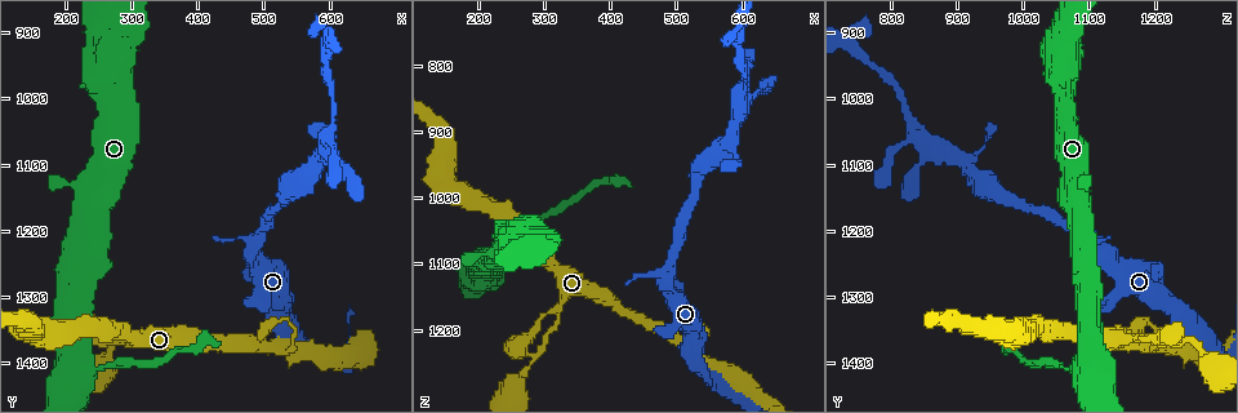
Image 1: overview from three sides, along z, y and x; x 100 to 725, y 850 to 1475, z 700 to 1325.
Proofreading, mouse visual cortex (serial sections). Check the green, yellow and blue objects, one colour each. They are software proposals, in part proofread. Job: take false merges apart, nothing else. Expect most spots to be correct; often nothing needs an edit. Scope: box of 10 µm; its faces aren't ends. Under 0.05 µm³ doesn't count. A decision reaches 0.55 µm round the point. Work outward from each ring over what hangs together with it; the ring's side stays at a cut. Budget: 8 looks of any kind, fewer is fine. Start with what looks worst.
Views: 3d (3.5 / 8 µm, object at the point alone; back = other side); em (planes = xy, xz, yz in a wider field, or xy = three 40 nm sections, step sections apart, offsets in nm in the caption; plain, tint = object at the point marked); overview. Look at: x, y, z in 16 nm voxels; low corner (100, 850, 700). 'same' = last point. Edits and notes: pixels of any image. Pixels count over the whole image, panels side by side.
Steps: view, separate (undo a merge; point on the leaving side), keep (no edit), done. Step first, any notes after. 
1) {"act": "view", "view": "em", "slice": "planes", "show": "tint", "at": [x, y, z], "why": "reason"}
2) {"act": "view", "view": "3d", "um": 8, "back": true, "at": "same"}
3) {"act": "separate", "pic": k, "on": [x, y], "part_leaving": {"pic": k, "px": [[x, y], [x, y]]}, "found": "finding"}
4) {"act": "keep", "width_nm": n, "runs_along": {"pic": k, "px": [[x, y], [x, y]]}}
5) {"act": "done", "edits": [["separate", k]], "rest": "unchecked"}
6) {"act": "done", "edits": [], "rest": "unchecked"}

{"act": "view", "view": "3d", "um": 3.5, "at": [625, 1110, 840], "why": "thin neck"}

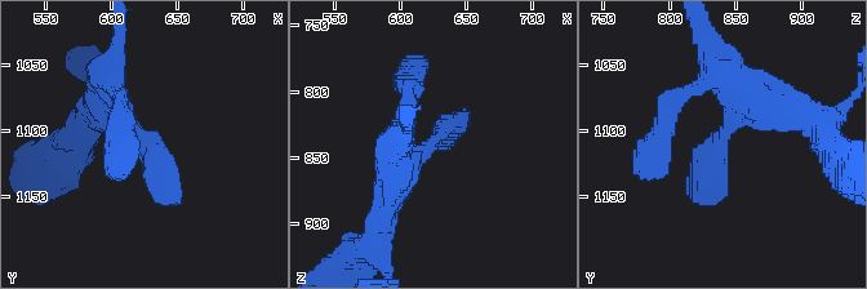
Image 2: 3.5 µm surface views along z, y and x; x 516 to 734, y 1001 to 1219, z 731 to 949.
{"act": "view", "view": "em", "slice": "xy", "step": 3, "show": "tint", "at": [624, 1108, 838], "why": "need the tissue"}

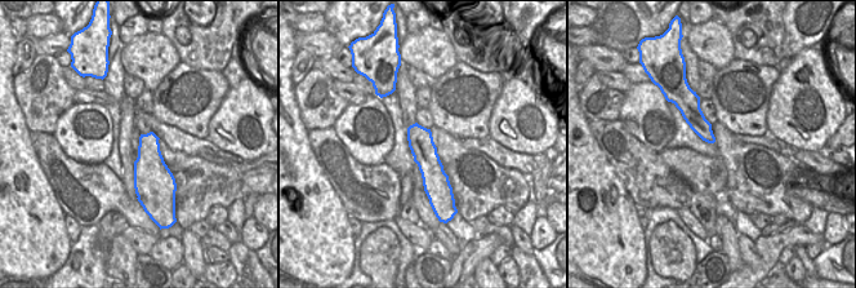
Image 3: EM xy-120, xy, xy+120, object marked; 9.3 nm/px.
{"act": "keep", "width_nm": 240, "runs_along": {"pic": 3, "px": [[415, 127], [436, 182], [436, 199]]}, "found": "continuous, no second cell"}

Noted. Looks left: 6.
{"act": "view", "view": "3d", "um": 3.5, "at": [520, 1375, 1230], "why": "small branch off a trunk"}

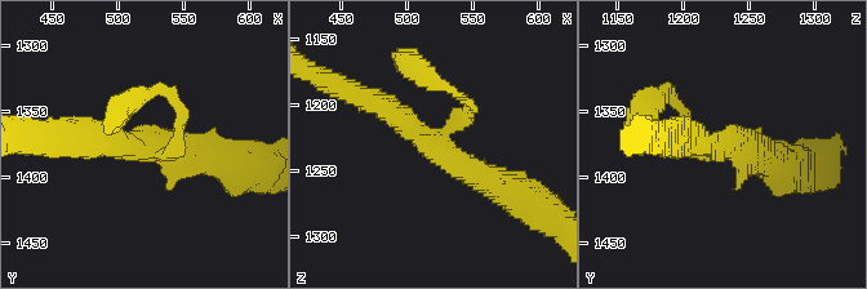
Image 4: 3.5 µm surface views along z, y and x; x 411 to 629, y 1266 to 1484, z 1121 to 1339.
{"act": "keep", "runs_along": {"pic": 4, "px": [[360, 96], [463, 169], [506, 189]]}, "found": "continuous, no second cell"}

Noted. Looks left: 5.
{"act": "view", "view": "3d", "um": 3.5, "at": [265, 1360, 1220], "why": "abrupt turn"}

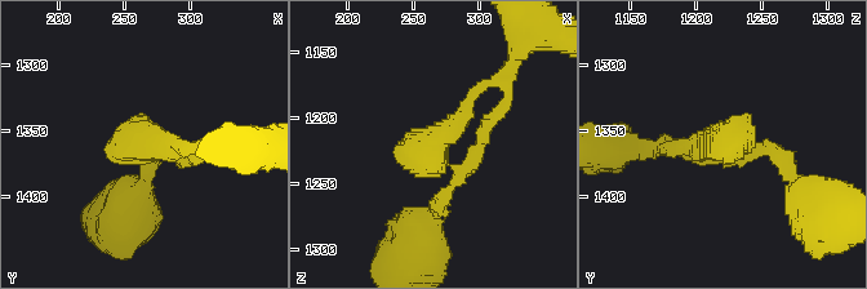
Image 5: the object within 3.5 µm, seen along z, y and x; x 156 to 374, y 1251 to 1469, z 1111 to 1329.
{"act": "view", "view": "em", "slice": "xy", "step": 2, "show": "tint", "at": [260, 1358, 1224]}

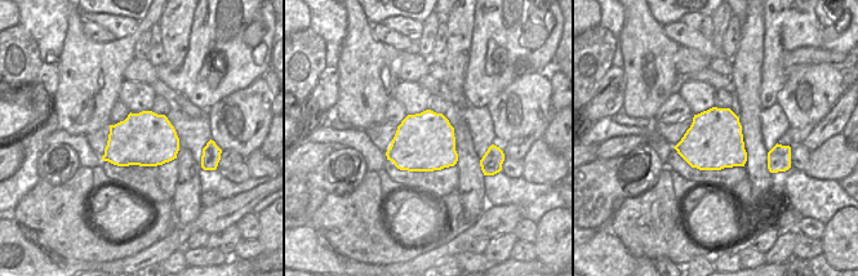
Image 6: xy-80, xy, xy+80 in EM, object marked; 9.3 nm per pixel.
{"act": "keep", "found": "continuous, no second cell"}

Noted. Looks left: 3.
{"act": "done", "edits": [], "rest": "unchecked"}

